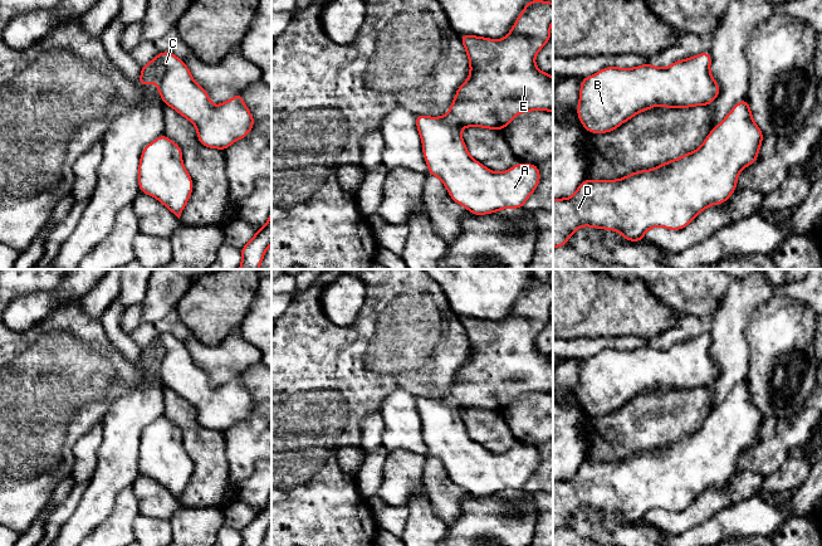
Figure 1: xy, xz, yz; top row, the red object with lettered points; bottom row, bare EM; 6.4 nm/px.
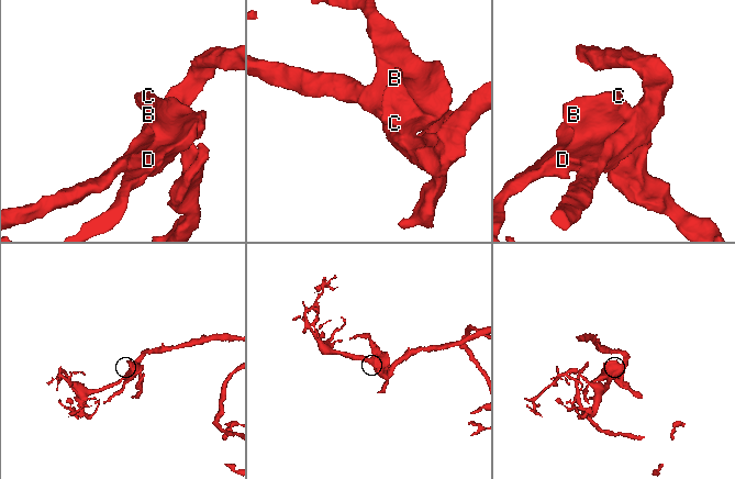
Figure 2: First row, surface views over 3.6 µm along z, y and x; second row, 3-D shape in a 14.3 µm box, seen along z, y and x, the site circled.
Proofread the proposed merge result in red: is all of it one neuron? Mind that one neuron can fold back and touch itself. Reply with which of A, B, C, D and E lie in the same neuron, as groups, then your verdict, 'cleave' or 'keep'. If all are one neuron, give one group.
A B C D E; keep

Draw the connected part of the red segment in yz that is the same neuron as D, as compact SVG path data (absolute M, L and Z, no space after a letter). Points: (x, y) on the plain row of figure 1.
M744 380L710 413L698 432L664 444L655 450L636 453L618 462L584 460L573 478L553 481L553 531L567 527L568 520L579 508L620 513L628 523L644 522L645 515L654 508L670 512L684 511L708 488L728 483L737 471L740 453L758 442L763 421L762 413L753 401L748 380Z

